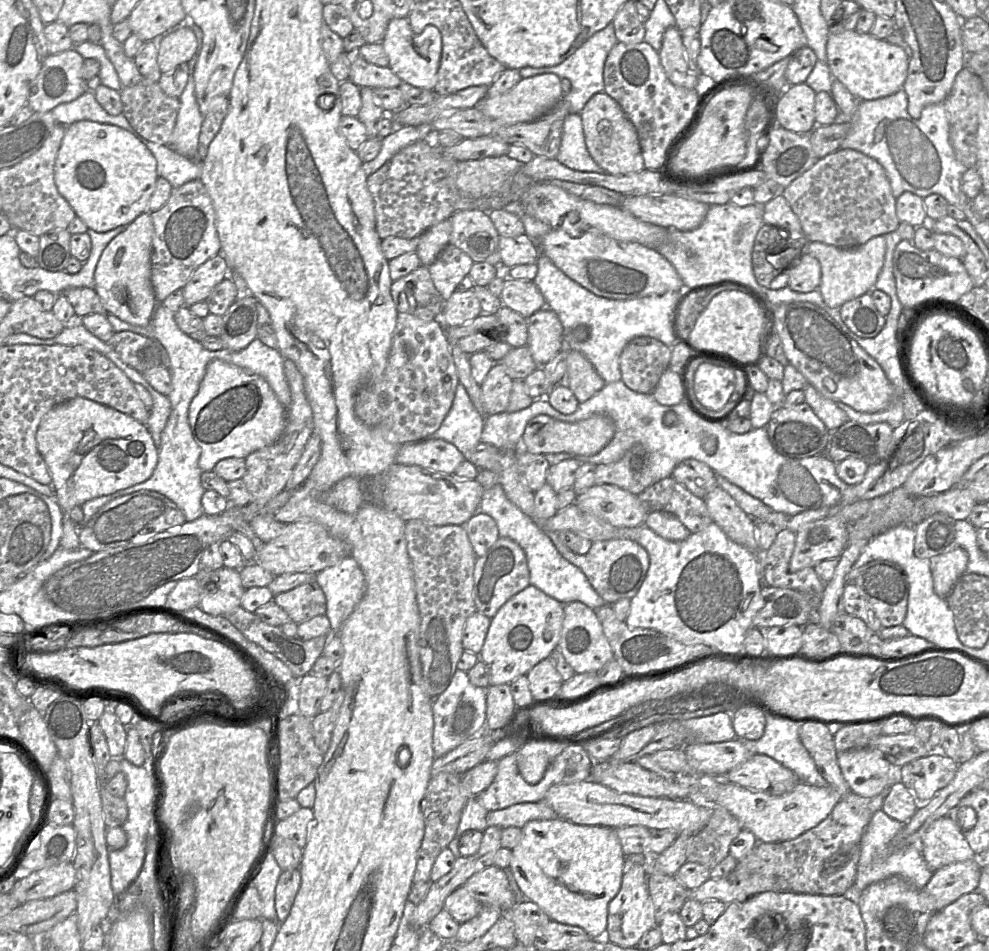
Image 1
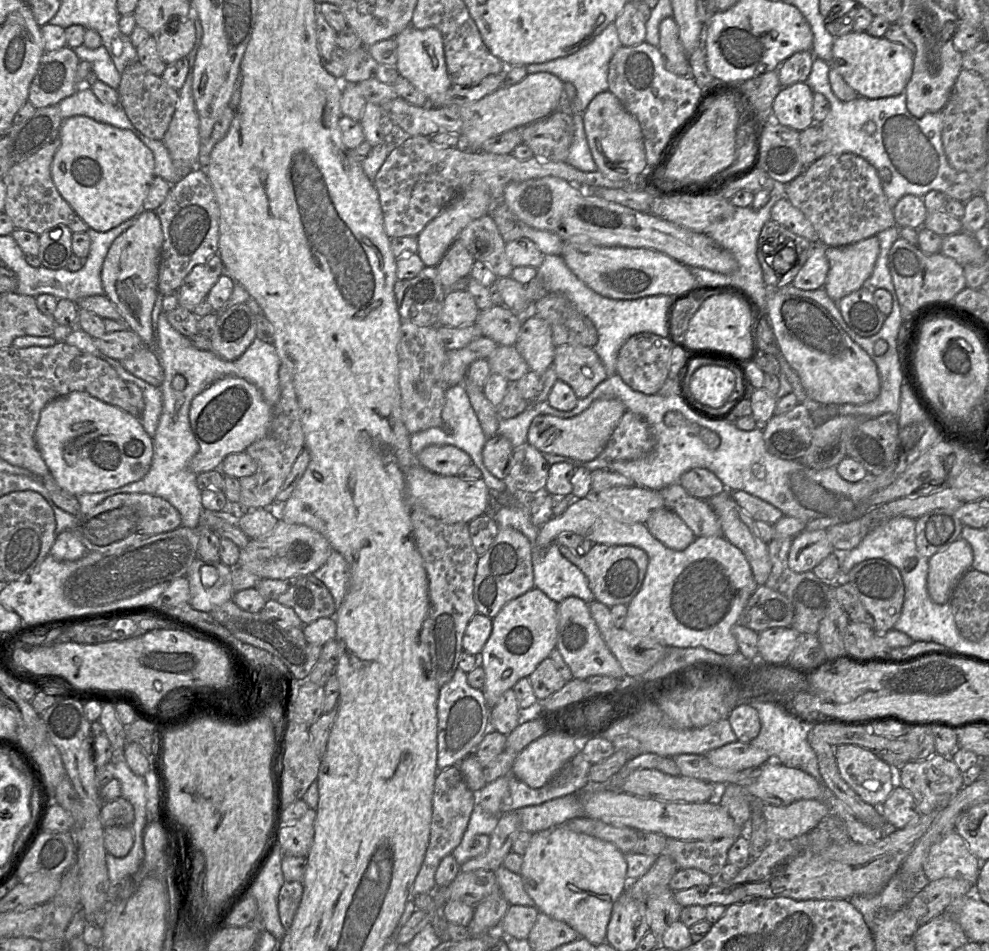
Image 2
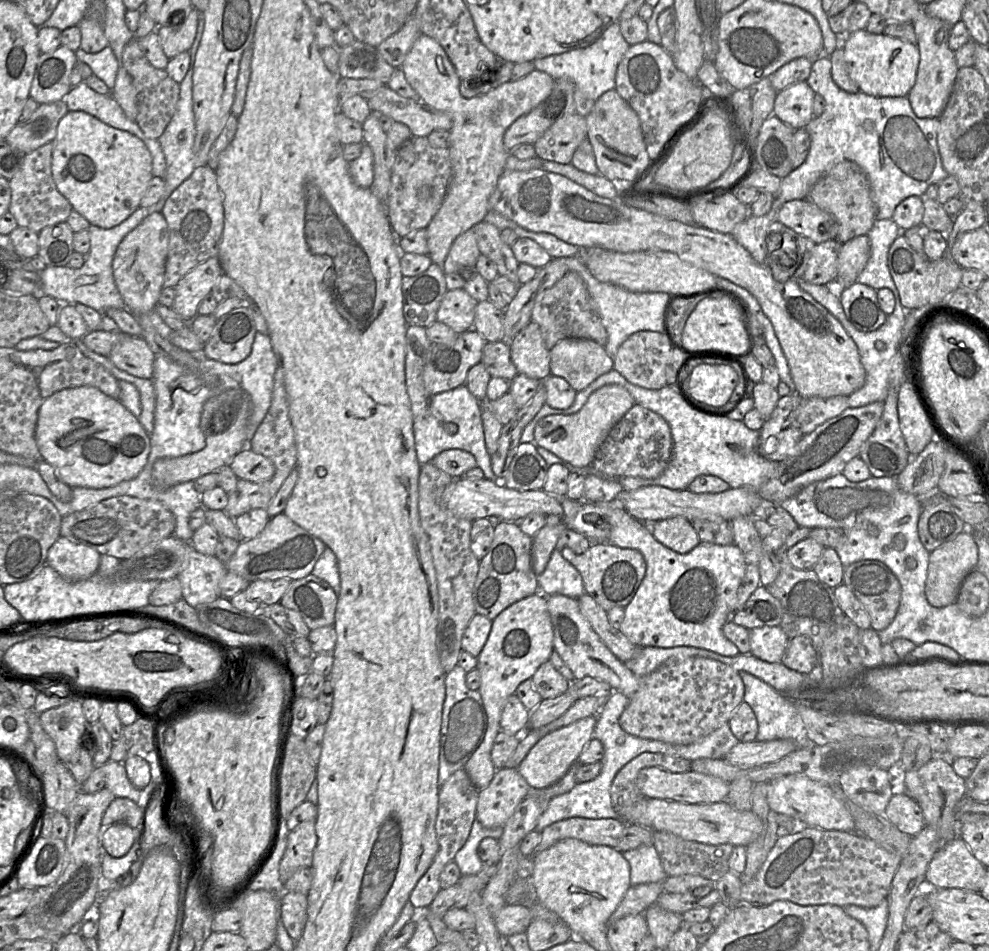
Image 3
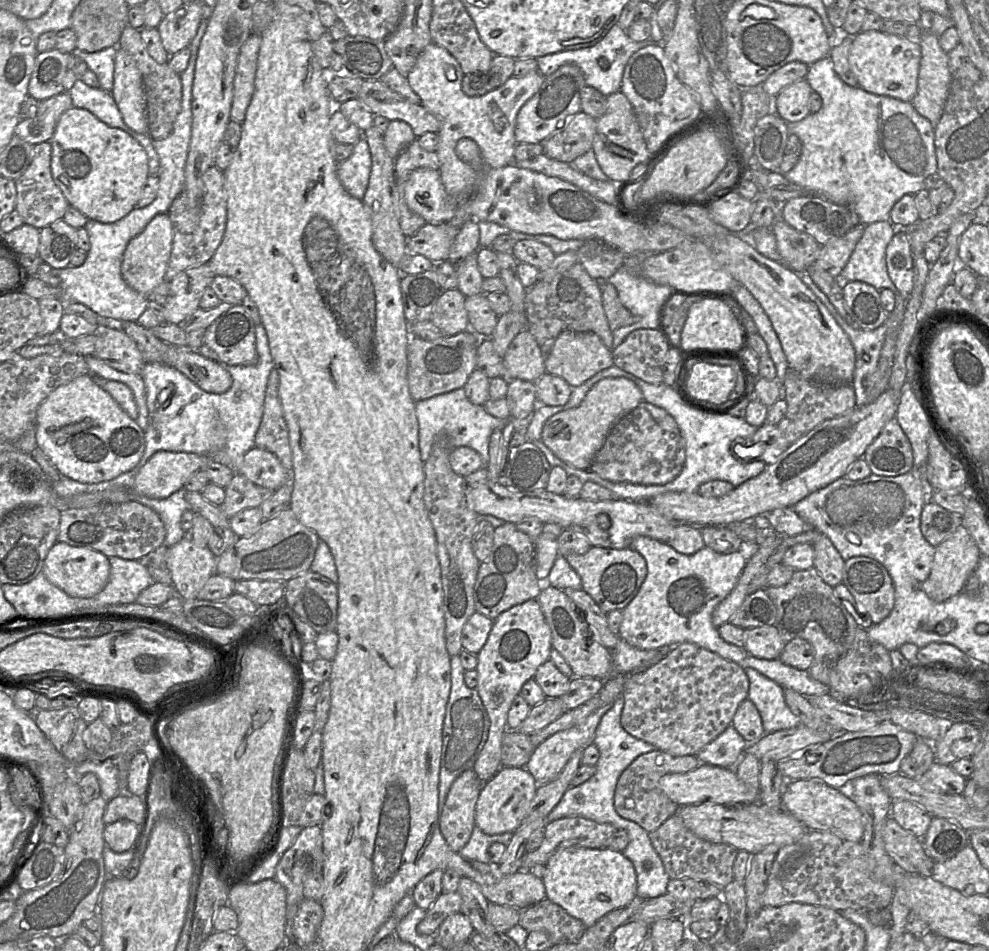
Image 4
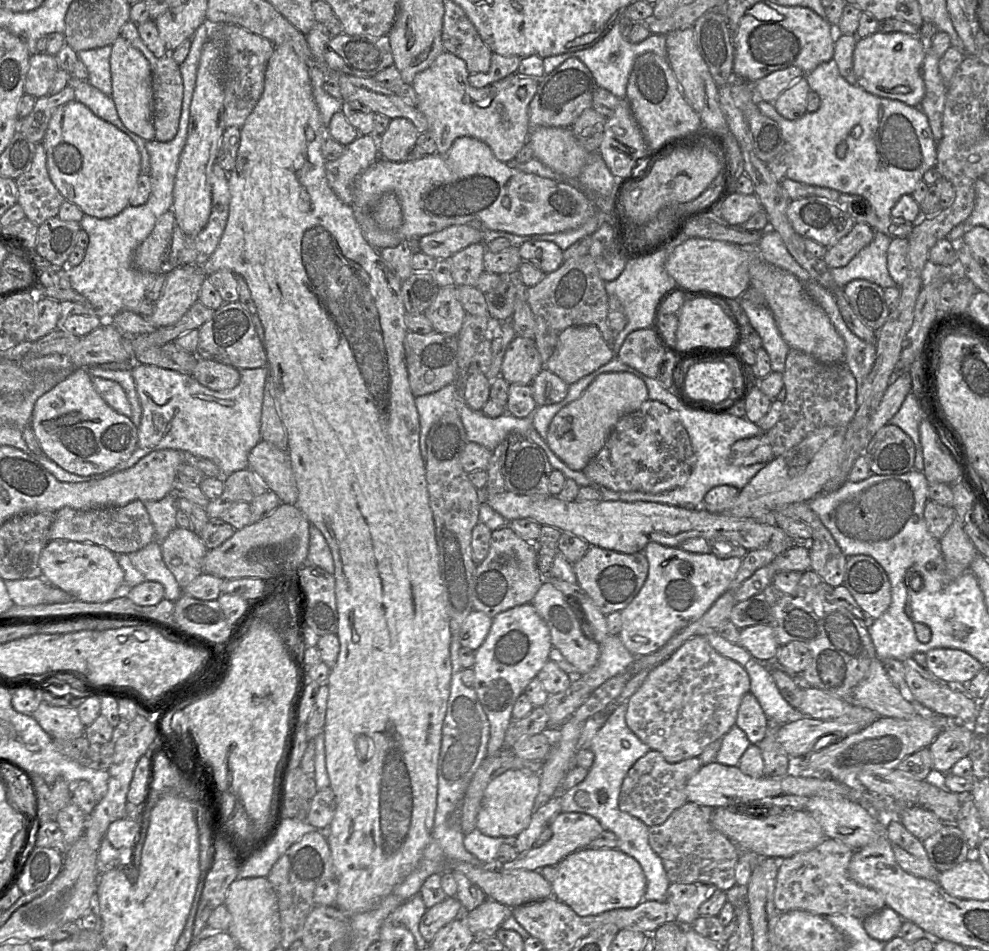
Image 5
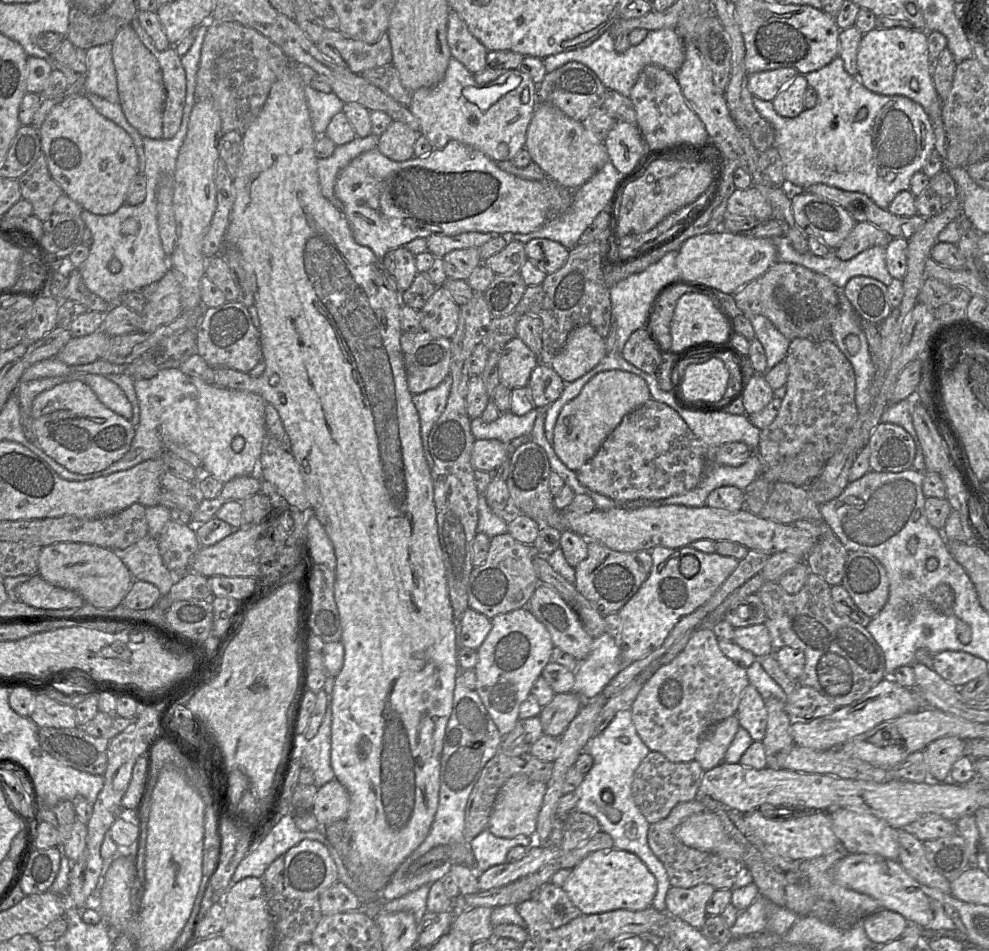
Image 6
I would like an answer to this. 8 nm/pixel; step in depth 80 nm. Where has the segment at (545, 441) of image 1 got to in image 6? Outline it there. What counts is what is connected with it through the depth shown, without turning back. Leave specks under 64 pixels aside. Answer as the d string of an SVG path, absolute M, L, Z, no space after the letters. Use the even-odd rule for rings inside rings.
M621 370L600 372L585 384L577 397L561 409L554 426L551 447L564 465L576 472L596 454L624 416L649 399L652 399L649 388L641 377Z

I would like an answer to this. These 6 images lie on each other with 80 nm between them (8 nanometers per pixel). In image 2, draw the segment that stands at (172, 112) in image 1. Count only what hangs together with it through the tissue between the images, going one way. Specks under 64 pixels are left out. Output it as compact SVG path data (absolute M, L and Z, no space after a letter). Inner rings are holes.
M139 61L129 64L121 73L117 90L120 96L119 105L132 124L148 138L163 140L177 109L179 91L170 87L161 76L152 74Z

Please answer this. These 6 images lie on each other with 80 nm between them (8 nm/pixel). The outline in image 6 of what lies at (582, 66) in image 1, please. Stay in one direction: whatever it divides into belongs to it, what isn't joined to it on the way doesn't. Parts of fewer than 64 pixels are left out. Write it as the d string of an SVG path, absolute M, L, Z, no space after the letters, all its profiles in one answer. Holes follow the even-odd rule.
M661 29L649 31L646 38L638 45L631 46L623 53L615 50L615 38L611 32L605 31L590 45L572 51L563 51L559 54L544 58L544 66L547 73L575 61L590 68L607 89L617 91L623 96L629 97L640 72L648 65L657 65L667 71L676 74L684 62L684 40L674 29Z

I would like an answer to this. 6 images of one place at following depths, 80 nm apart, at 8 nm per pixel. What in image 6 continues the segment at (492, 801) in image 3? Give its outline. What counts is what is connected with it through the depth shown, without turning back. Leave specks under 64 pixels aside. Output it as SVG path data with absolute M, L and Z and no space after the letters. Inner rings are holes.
M517 774L510 777L499 789L487 824L487 830L500 838L514 838L519 835L531 836L536 830L546 784Z

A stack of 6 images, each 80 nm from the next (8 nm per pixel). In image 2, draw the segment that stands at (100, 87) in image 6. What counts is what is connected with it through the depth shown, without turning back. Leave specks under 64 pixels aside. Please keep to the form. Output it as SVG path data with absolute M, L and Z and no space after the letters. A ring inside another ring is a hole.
M85 45L74 48L75 53L82 61L88 61L92 65L92 71L98 80L117 89L121 82L121 73L115 67L107 49L101 45L96 49L90 49Z

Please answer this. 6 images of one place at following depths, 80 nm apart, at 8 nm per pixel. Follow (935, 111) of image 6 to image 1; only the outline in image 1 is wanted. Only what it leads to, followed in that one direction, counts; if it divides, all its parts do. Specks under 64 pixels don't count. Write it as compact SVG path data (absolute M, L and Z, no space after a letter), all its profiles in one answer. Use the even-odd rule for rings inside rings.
M855 30L830 33L826 45L826 55L833 78L840 81L851 94L860 100L875 100L890 96L903 88L907 78L909 59L905 51L870 33L858 33Z

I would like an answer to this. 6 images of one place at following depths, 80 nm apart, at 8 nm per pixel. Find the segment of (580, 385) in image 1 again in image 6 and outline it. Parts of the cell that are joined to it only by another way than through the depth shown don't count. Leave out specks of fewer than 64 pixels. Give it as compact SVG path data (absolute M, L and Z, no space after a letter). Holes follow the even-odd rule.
M590 325L573 329L550 367L565 383L571 383L594 367L608 354L605 338Z

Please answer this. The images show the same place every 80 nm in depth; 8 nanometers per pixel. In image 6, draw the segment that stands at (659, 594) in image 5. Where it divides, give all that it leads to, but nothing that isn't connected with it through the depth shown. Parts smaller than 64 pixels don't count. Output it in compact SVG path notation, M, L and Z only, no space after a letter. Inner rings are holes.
M690 545L679 548L656 546L649 552L653 560L649 576L633 597L618 612L621 618L621 632L617 637L617 641L621 650L622 668L657 650L663 644L674 626L683 617L693 613L704 605L739 564L739 561L734 557L723 556L716 552L704 553L694 549ZM687 555L694 556L699 561L697 573L690 578L685 577L680 571L681 559Z

